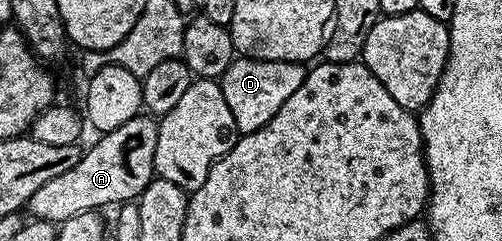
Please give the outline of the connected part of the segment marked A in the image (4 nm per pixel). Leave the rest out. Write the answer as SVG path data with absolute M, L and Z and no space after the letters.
M140 114L125 122L125 126L117 126L117 130L102 133L99 141L80 155L73 170L65 170L65 174L51 178L27 199L26 211L31 211L35 215L32 217L39 222L62 222L82 212L103 210L106 204L138 201L156 175L154 151L158 130L154 115Z

